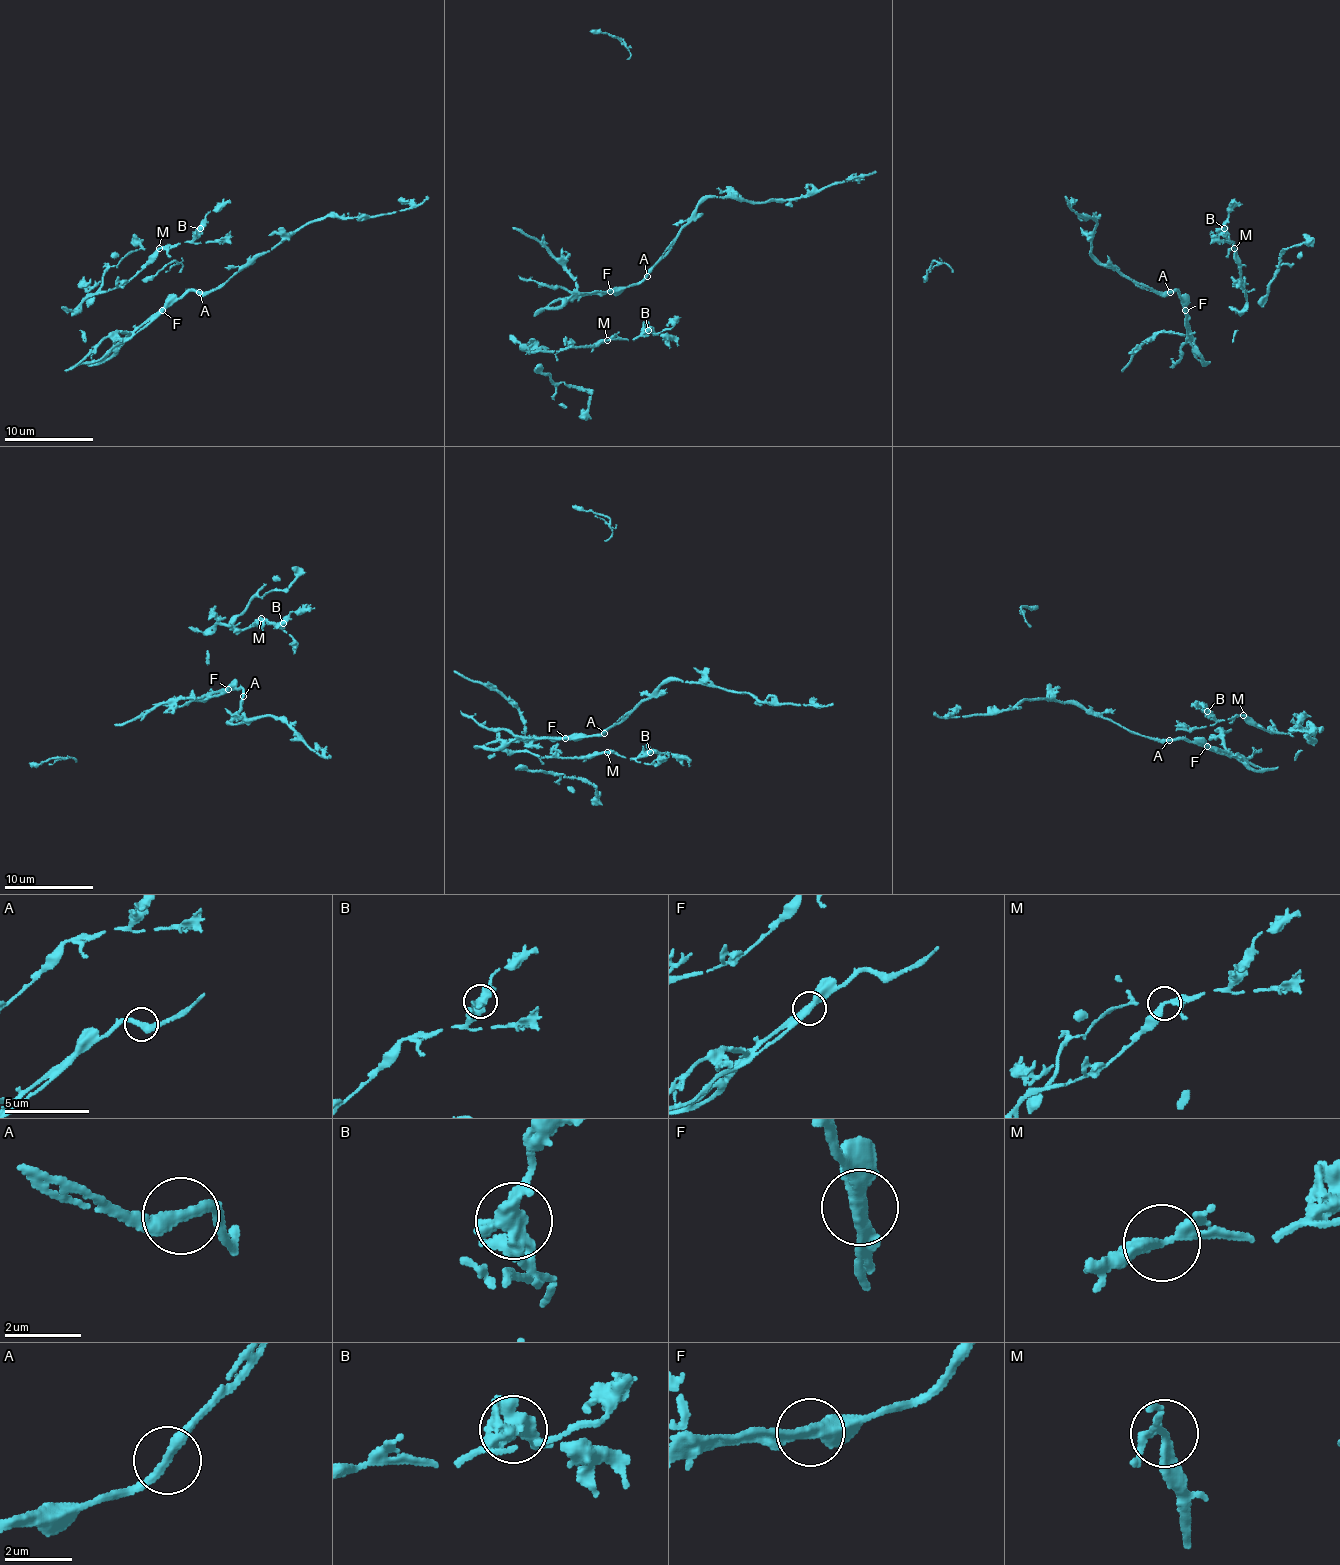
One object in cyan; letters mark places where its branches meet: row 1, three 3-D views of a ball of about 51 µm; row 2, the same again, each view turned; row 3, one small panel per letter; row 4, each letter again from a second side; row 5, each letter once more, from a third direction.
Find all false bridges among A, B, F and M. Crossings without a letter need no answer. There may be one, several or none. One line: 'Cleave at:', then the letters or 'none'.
Cleave at: F

